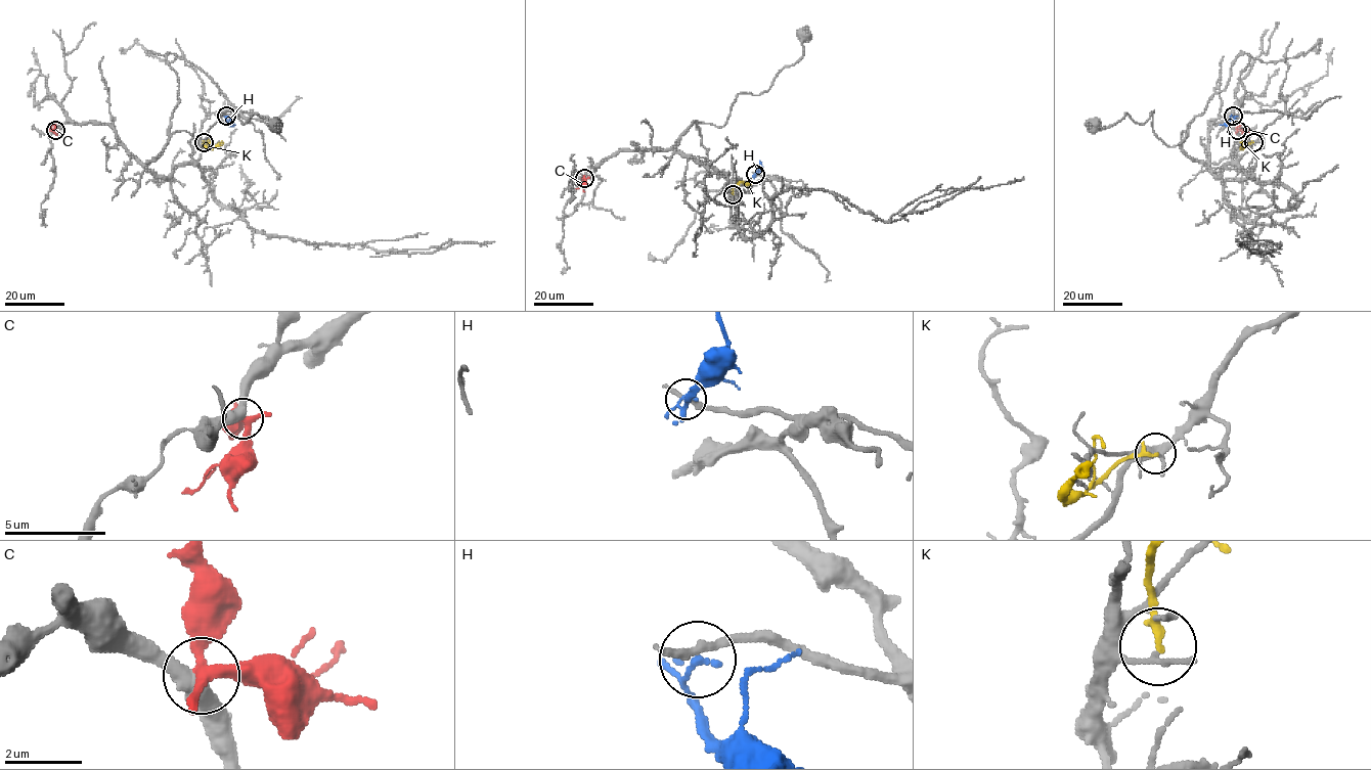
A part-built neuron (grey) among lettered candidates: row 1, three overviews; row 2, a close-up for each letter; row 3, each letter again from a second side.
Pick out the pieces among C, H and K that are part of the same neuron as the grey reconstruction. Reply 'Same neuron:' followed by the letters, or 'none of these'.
Same neuron: none of these

